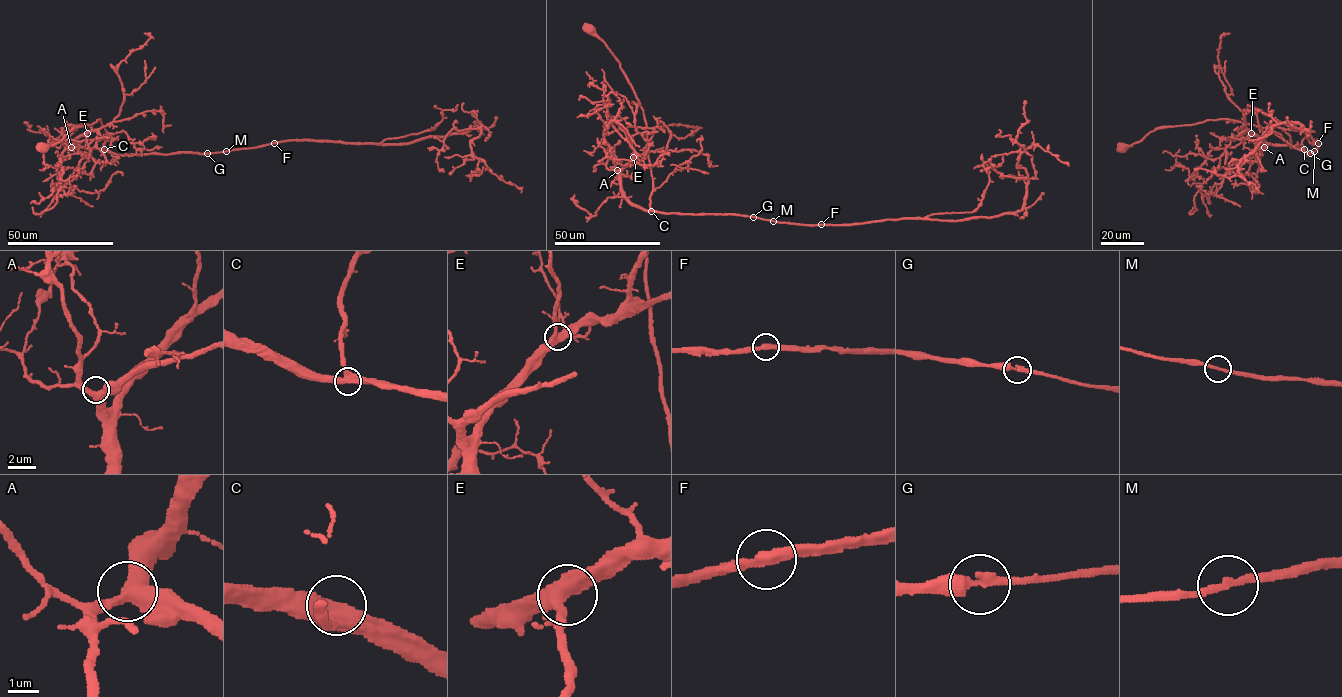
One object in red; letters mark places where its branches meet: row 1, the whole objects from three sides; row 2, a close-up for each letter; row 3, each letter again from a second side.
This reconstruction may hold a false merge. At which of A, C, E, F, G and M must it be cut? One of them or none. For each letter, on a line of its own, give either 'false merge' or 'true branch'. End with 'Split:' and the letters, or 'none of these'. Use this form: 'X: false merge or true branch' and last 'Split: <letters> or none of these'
A: true branch
C: true branch
E: true branch
F: true branch
G: true branch
M: true branch
Split: none of these

